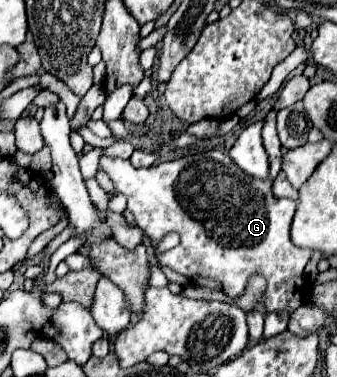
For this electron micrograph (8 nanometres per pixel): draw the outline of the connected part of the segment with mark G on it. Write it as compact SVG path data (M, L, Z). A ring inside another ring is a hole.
M219 150L183 156L171 162L153 164L149 168L133 168L129 160L107 158L105 154L99 160L99 168L103 168L109 178L115 182L117 190L127 196L127 210L133 214L135 224L145 232L155 252L155 258L161 266L167 266L189 278L191 284L205 286L211 290L225 292L229 298L243 296L243 290L253 274L261 274L267 280L267 288L263 292L263 304L267 312L295 312L303 302L307 302L307 280L305 280L305 264L311 258L311 250L297 248L289 238L289 226L295 214L295 200L275 198L271 192L271 180L255 180L239 170L231 158ZM177 232L181 242L161 252L159 244L169 234Z

